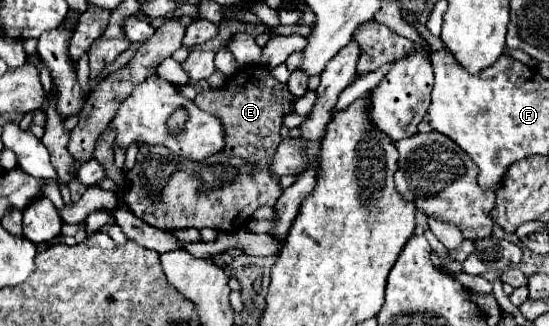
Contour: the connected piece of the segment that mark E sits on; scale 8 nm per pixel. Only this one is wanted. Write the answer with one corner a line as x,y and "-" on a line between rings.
240,67
224,89
200,91
196,97
196,105
202,111
222,121
226,135
224,149
202,161
190,161
176,155
170,157
166,147
140,147
136,165
124,179
124,203
144,223
162,231
184,227
212,227
218,231
242,229
244,221
248,221
258,207
272,207
282,195
278,177
270,175
270,163
280,145
282,117
294,111
294,101
296,97
274,81
266,67

